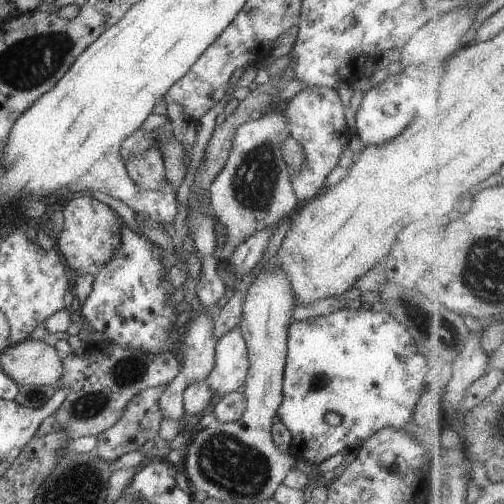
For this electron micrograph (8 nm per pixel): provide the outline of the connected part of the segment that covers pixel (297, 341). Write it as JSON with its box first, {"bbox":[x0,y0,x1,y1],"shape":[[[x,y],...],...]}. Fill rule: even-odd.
{"bbox":[277,307,438,464],"shape":[[[358,307],[357,310],[342,308],[327,316],[316,316],[316,318],[308,318],[307,320],[295,321],[288,328],[288,343],[286,348],[286,361],[284,366],[284,375],[282,382],[282,404],[278,408],[277,415],[280,416],[280,421],[288,428],[291,434],[290,454],[297,460],[306,460],[312,464],[320,464],[325,460],[336,455],[344,448],[359,450],[362,444],[382,428],[393,427],[403,428],[412,422],[412,414],[416,408],[418,398],[422,396],[422,392],[426,389],[428,381],[432,377],[438,376],[438,373],[433,367],[428,365],[426,356],[423,356],[418,348],[417,343],[412,338],[412,334],[408,328],[404,328],[391,313],[387,310],[383,312],[375,312],[374,310],[362,310]],[[328,412],[336,412],[341,417],[341,424],[332,427],[324,422],[324,416]]]}

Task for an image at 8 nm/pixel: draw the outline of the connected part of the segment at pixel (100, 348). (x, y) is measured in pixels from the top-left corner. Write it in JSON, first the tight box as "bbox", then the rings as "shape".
{"bbox":[54,344,181,442],"shape":[[[86,344],[71,354],[60,353],[64,374],[54,385],[56,389],[66,386],[68,396],[56,410],[54,427],[62,428],[71,442],[81,437],[98,436],[112,428],[128,402],[142,390],[168,385],[181,370],[178,355],[172,352],[150,354],[136,348],[122,348],[120,344]]]}

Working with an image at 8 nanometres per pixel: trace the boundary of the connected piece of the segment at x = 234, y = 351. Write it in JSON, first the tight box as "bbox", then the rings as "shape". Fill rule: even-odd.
{"bbox":[205,326,249,398],"shape":[[[236,326],[216,342],[214,368],[205,381],[212,396],[222,398],[244,385],[249,367],[246,342]]]}

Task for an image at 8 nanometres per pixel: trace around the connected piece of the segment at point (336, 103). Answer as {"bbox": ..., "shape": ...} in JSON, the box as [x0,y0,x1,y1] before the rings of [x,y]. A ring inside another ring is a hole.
{"bbox":[282,86,351,202],"shape":[[[312,86],[305,88],[292,100],[282,104],[288,118],[290,137],[294,138],[304,150],[304,162],[298,172],[290,171],[290,184],[298,202],[306,201],[320,194],[327,186],[327,177],[338,165],[340,155],[351,142],[350,128],[345,120],[345,108],[342,106],[337,90]]]}

